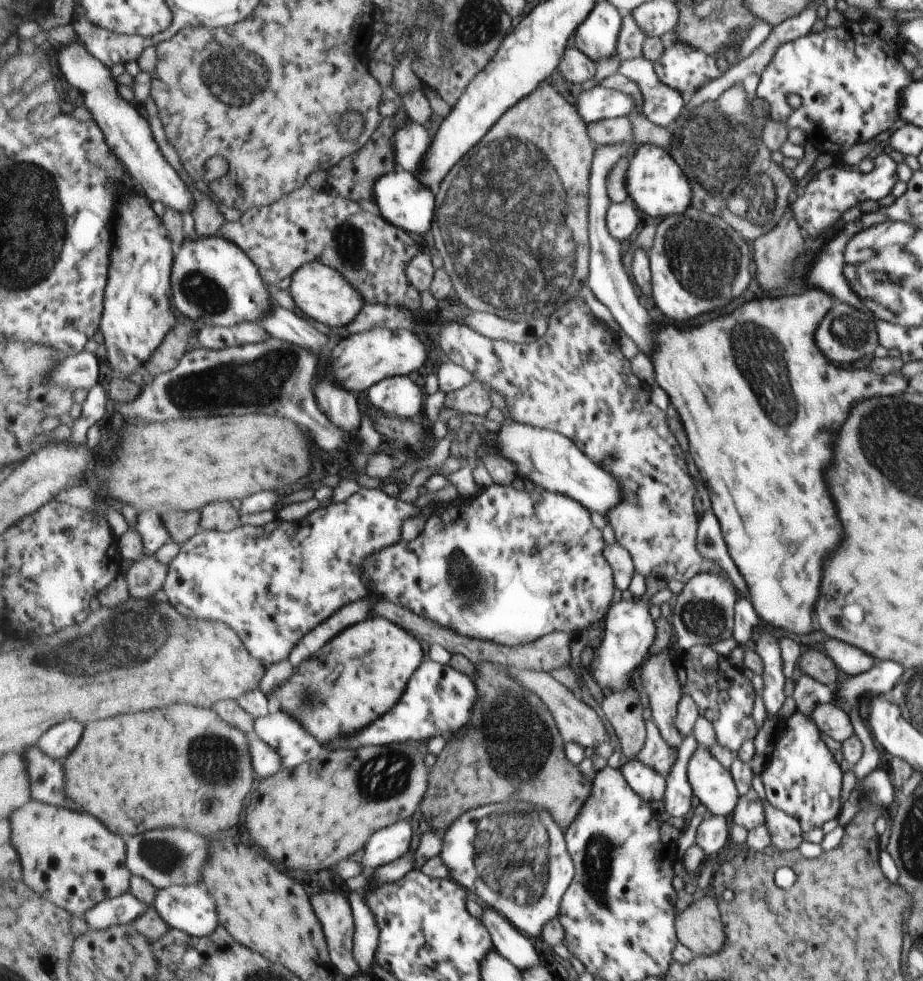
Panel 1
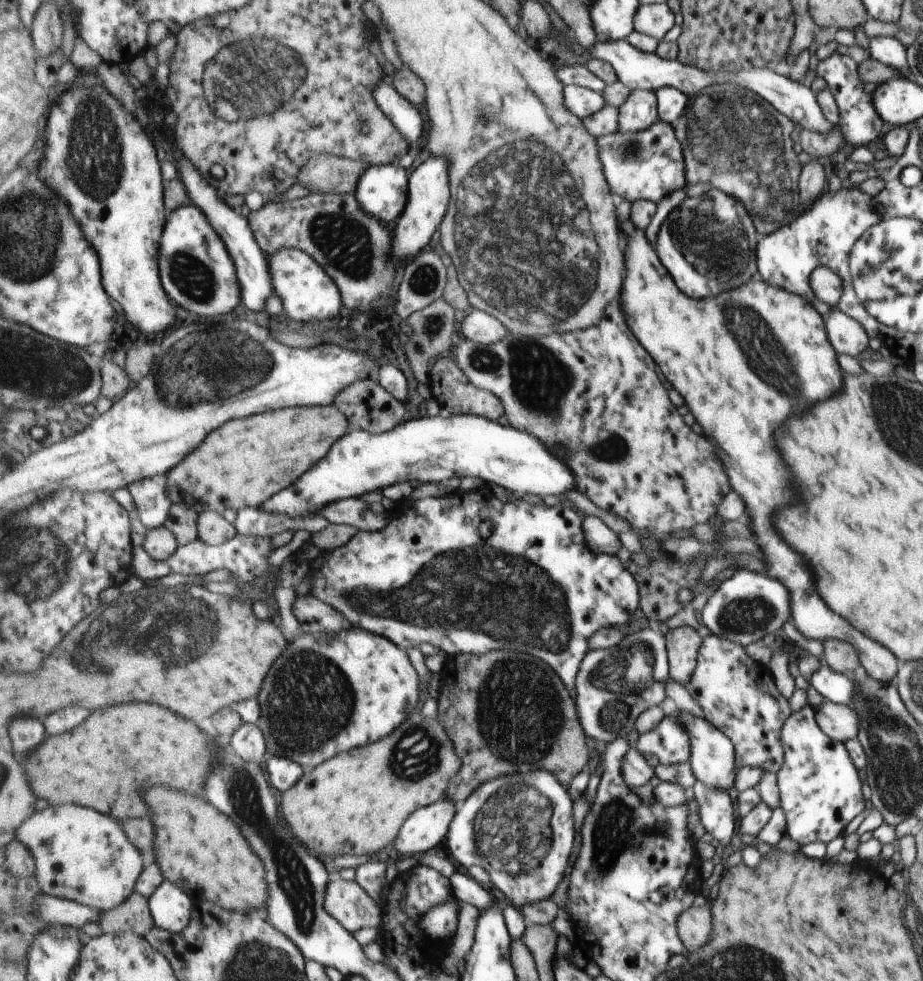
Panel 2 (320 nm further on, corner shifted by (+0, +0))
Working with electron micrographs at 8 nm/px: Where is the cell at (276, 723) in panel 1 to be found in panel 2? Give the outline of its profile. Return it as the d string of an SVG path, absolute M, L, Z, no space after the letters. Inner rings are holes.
M268 757L266 761L269 778L280 794L292 791L308 771L299 762L286 757Z

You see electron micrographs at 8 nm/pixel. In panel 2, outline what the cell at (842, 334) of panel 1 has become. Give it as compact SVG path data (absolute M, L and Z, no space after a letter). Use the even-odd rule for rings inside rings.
M834 308L826 318L829 340L839 356L845 354L856 357L869 346L869 336L864 327L846 313Z

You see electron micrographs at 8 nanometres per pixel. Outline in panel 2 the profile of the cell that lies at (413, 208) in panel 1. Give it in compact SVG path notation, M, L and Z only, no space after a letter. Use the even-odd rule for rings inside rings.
M399 164L372 165L360 177L356 195L362 208L380 220L394 222L409 204L411 177Z

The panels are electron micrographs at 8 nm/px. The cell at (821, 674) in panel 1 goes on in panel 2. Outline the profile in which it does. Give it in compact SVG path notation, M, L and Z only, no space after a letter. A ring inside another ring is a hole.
M826 639L823 641L822 662L839 673L850 674L861 665L857 650L850 641Z

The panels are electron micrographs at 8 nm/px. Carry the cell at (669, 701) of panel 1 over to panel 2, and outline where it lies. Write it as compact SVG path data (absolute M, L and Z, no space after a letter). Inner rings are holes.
M684 625L667 629L669 678L686 686L697 668L702 636L694 628Z

